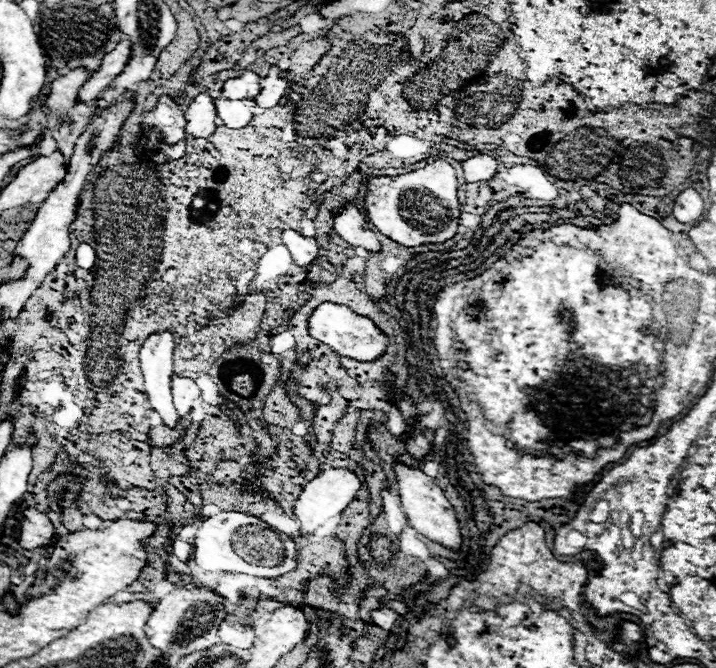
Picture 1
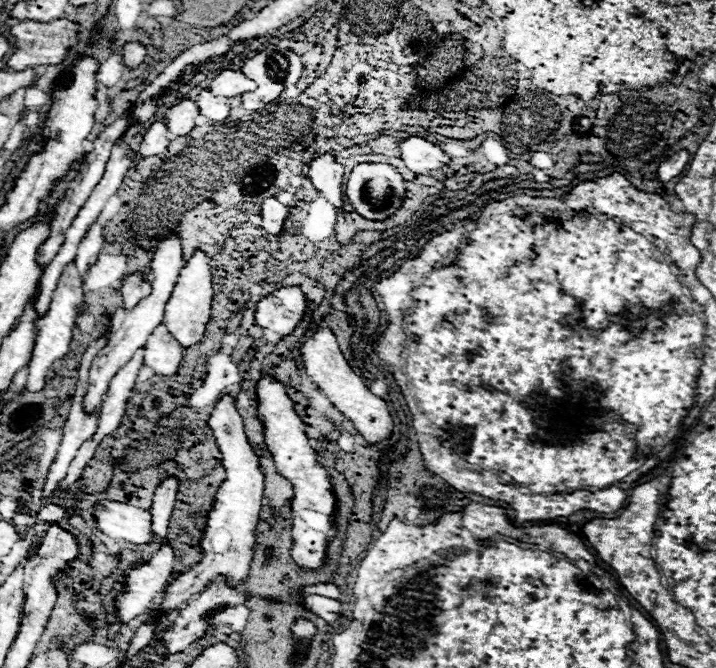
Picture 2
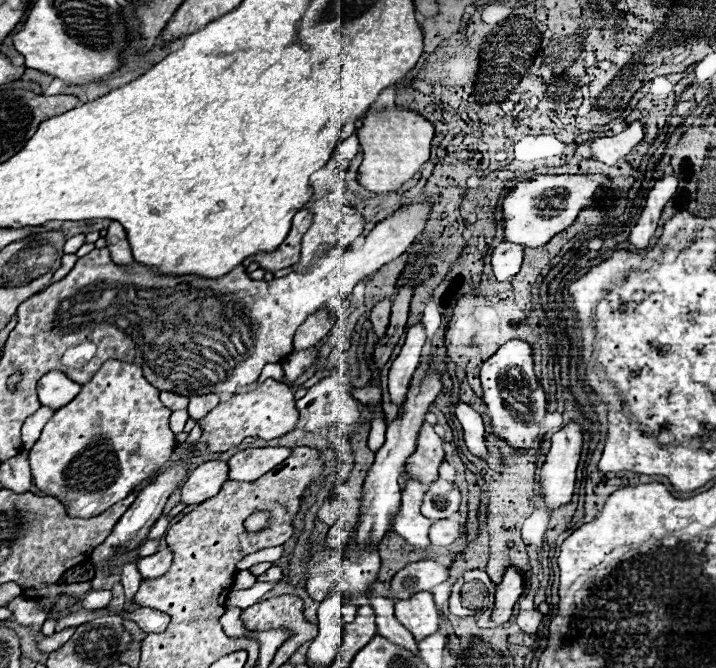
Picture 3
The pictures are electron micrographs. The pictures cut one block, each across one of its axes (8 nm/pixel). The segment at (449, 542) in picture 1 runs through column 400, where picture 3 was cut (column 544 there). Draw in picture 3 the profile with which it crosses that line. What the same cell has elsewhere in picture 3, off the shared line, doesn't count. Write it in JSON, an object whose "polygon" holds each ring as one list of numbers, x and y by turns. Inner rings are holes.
{"polygon":[[568,424,552,436,552,448,540,472,542,498,550,512,560,510,572,500,576,484,576,468,582,448,582,428]]}

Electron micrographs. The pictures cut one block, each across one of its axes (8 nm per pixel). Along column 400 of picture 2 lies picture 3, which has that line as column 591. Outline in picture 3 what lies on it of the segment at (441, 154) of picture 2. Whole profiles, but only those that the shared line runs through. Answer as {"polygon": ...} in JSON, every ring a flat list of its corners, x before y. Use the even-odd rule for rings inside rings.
{"polygon":[[640,122,630,124,622,134,612,138,594,138,590,144,592,160,598,160,602,164,614,166,618,160,622,160,636,144,640,144,644,138,644,130]]}

